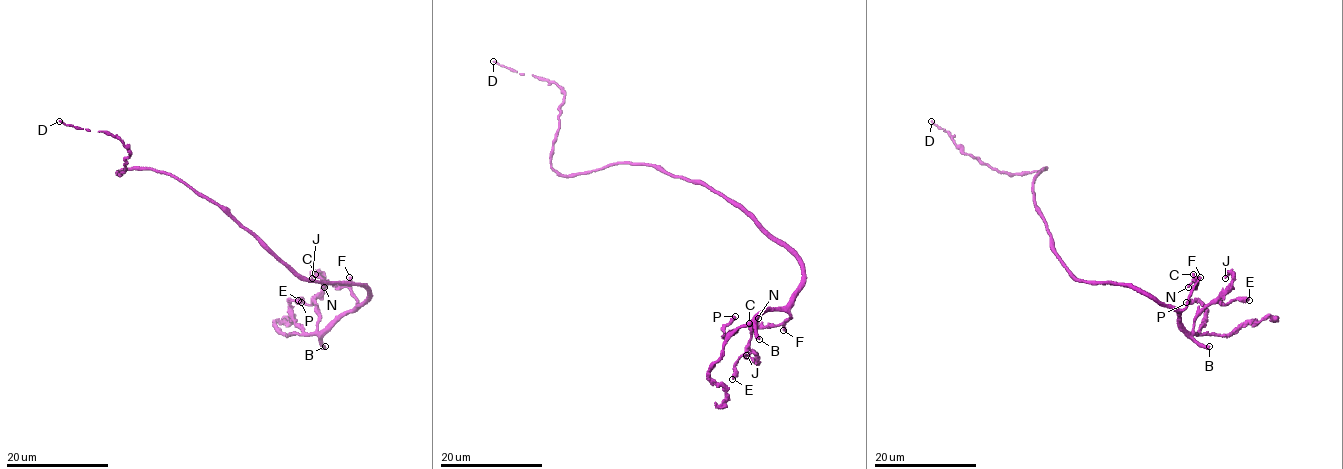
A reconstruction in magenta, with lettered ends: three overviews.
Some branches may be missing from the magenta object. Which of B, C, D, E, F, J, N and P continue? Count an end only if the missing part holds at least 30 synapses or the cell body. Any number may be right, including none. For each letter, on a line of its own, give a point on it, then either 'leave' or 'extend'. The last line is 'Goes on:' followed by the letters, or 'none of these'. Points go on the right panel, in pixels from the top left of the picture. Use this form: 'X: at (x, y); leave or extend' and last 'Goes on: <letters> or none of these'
B: at (1209, 346); extend
C: at (1193, 274); leave
D: at (931, 121); leave
E: at (1249, 300); leave
F: at (1200, 277); extend
J: at (1225, 278); leave
N: at (1188, 287); leave
P: at (1186, 302); leave
Goes on: B, F

